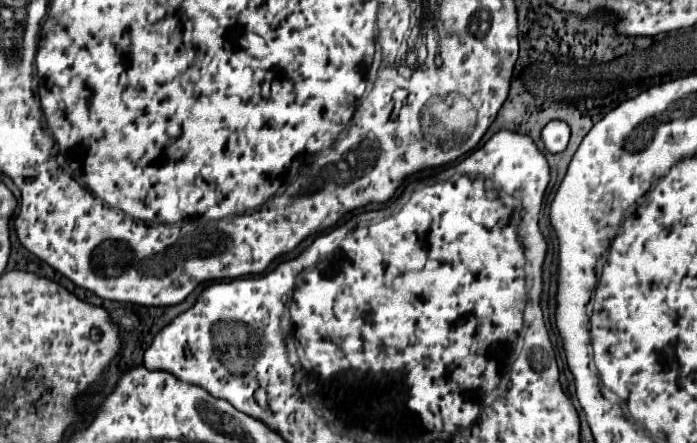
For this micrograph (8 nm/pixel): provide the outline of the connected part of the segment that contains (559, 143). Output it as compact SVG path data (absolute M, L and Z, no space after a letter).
M552 120L542 130L542 140L548 152L562 152L570 140L570 126L562 120Z

